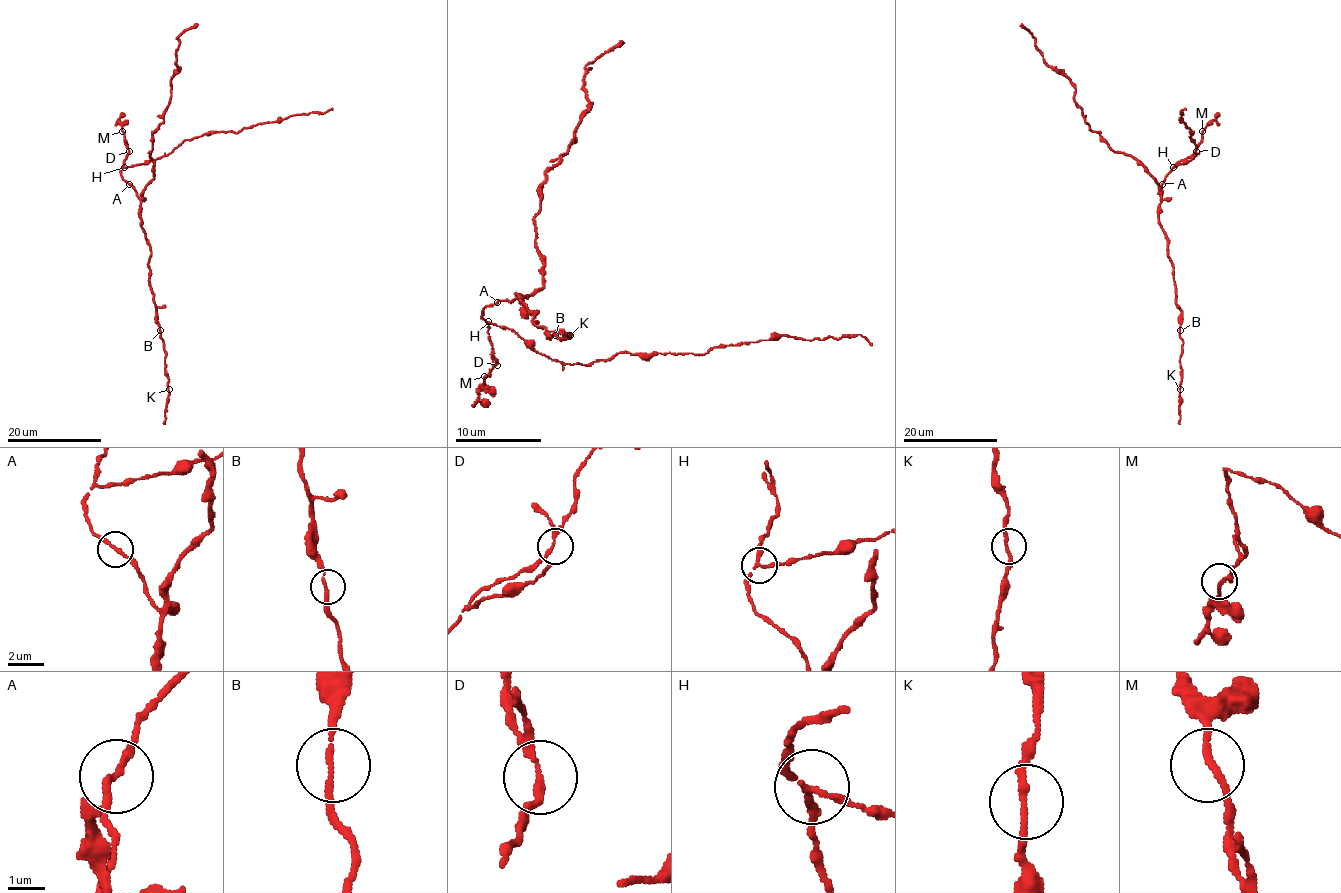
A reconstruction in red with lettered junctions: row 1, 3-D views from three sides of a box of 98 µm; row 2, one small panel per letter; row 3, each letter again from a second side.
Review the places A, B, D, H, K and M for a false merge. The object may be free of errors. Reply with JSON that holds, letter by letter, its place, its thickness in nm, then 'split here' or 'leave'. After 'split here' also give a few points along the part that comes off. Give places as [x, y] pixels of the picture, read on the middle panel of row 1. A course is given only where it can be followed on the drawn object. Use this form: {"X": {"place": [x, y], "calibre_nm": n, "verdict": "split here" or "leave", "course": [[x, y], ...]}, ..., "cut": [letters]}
{"A": {"place": [497, 302], "calibre_nm": 190, "verdict": "leave"}, "B": {"place": [555, 335], "calibre_nm": 160, "verdict": "leave"}, "D": {"place": [497, 365], "calibre_nm": 160, "verdict": "leave"}, "H": {"place": [488, 321], "calibre_nm": 150, "verdict": "split here", "course": [[488, 322], [512, 328], [542, 354], [588, 365], [620, 352], [698, 354], [782, 335], [858, 335], [871, 346]]}, "K": {"place": [570, 335], "calibre_nm": 180, "verdict": "leave"}, "M": {"place": [484, 376], "calibre_nm": 180, "verdict": "leave"}, "cut": ["H"]}

